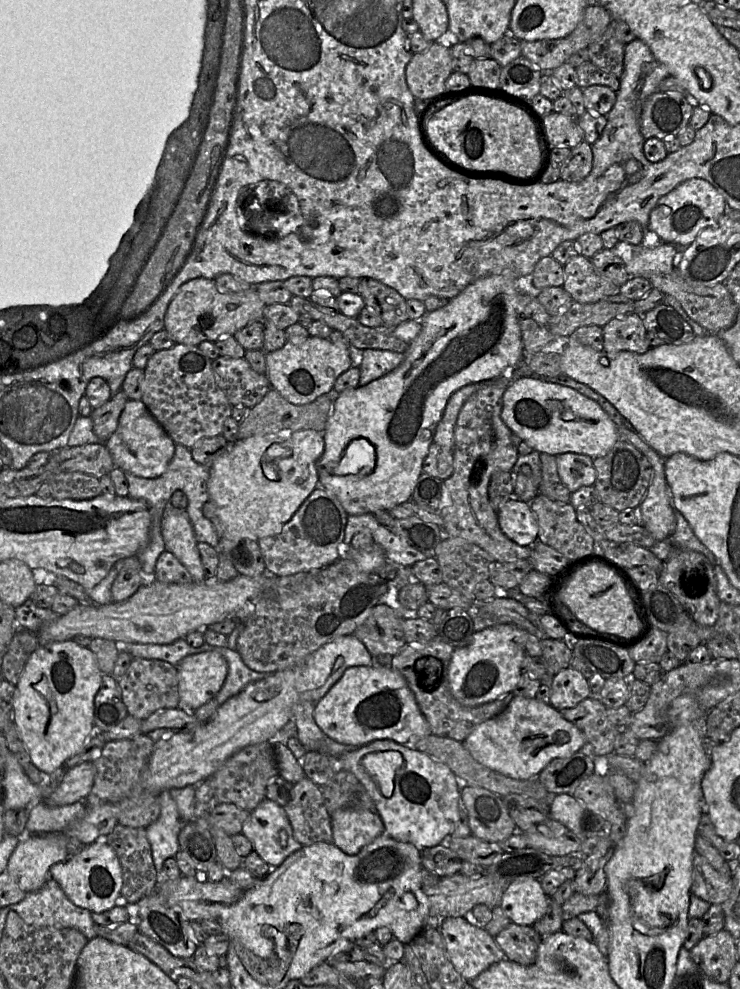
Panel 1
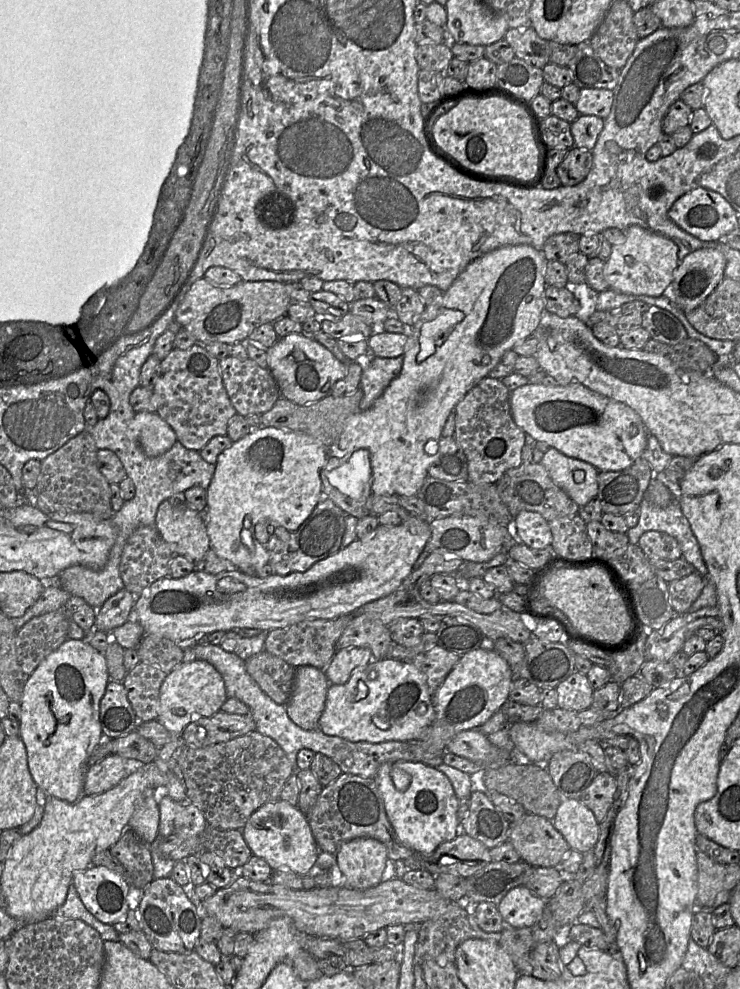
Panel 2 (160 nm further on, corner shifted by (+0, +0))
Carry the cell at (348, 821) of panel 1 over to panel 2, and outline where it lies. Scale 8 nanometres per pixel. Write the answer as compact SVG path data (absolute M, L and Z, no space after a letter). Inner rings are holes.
M358 838L343 844L336 853L337 865L345 878L345 885L352 889L367 889L382 881L386 861L386 846L372 838Z

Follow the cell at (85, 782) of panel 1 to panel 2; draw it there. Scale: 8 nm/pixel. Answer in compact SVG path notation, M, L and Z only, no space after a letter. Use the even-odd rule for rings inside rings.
M109 755L88 767L84 780L85 795L98 795L116 786L145 763L136 759Z

